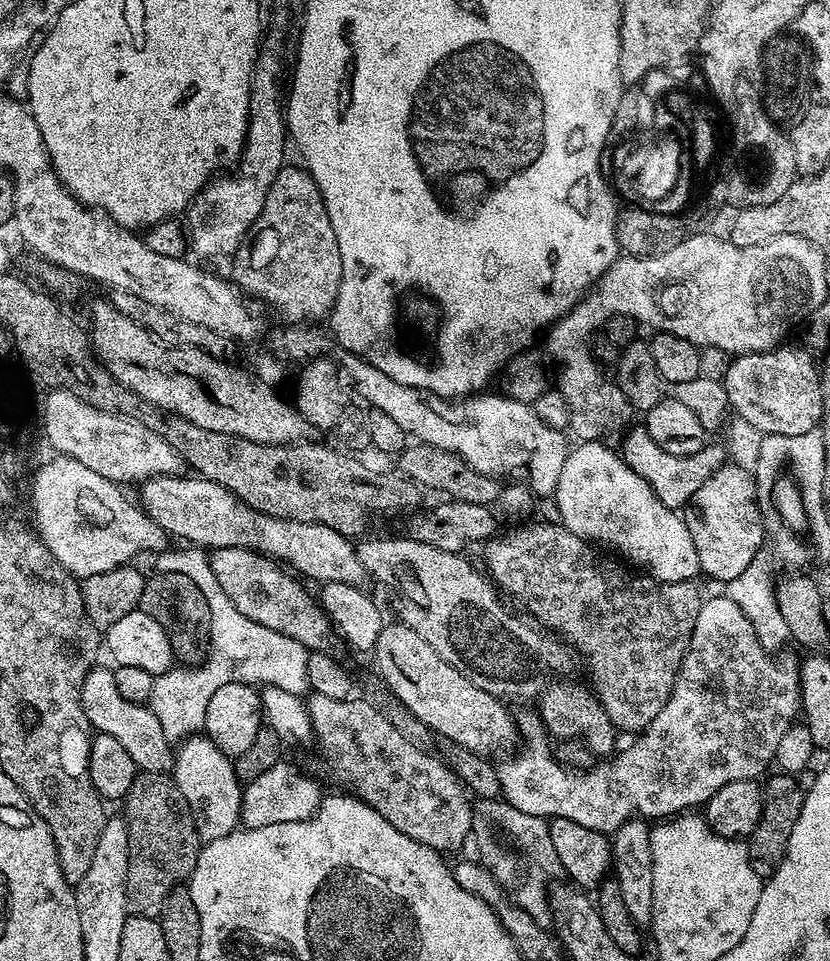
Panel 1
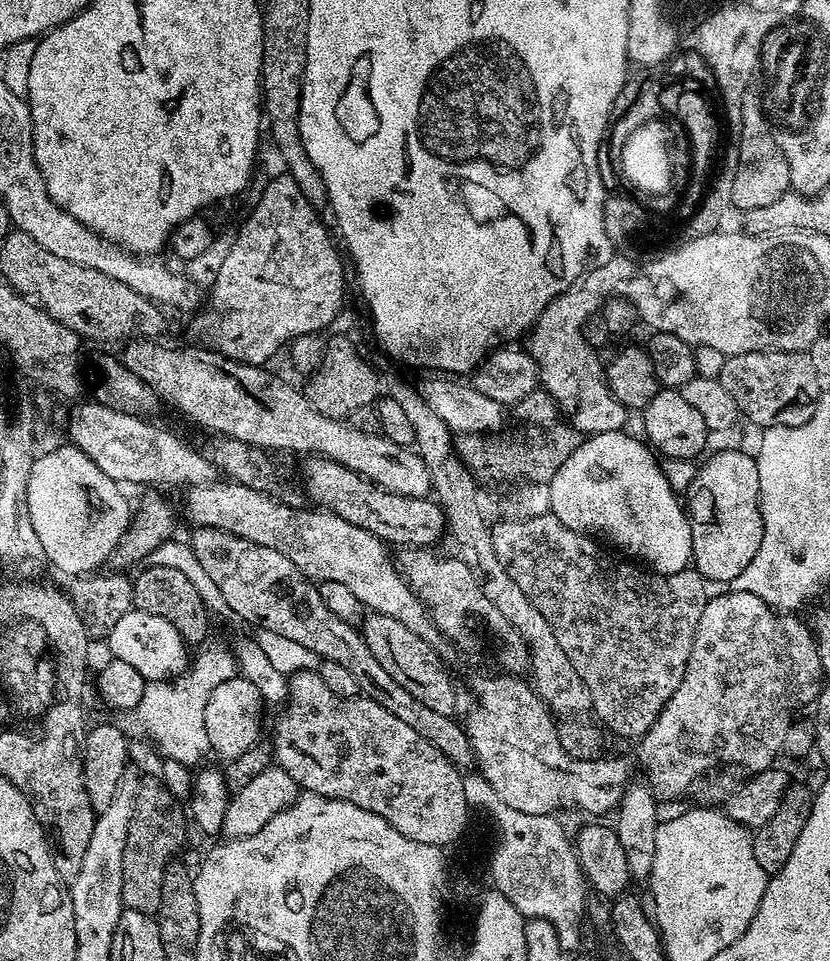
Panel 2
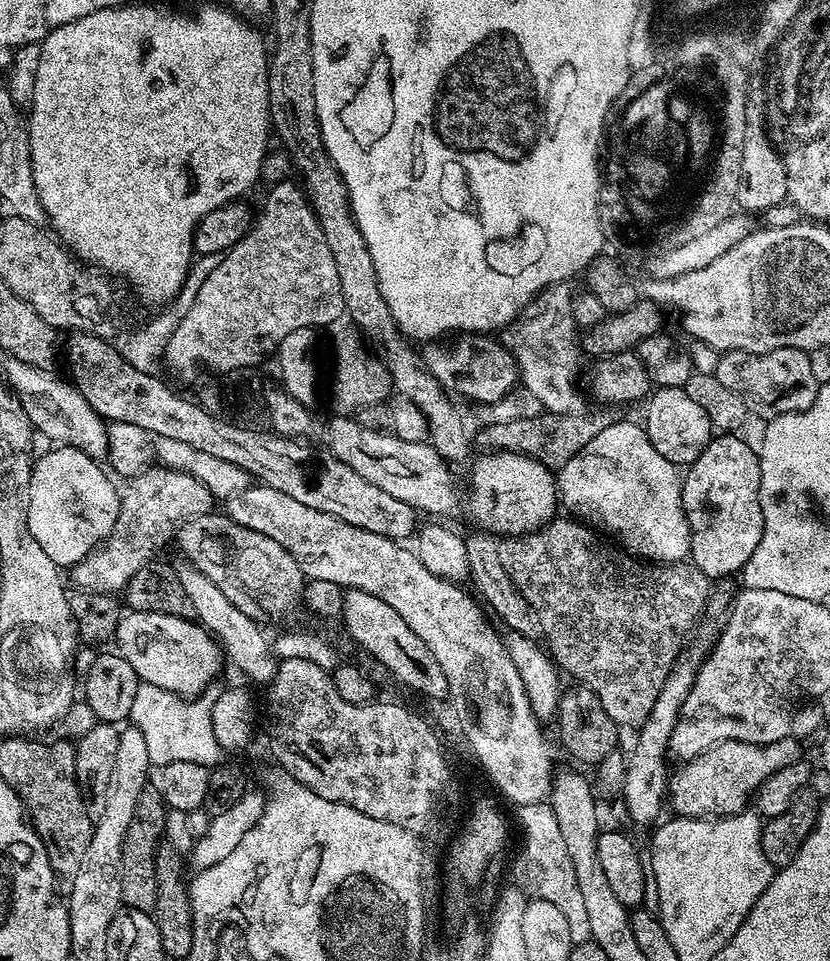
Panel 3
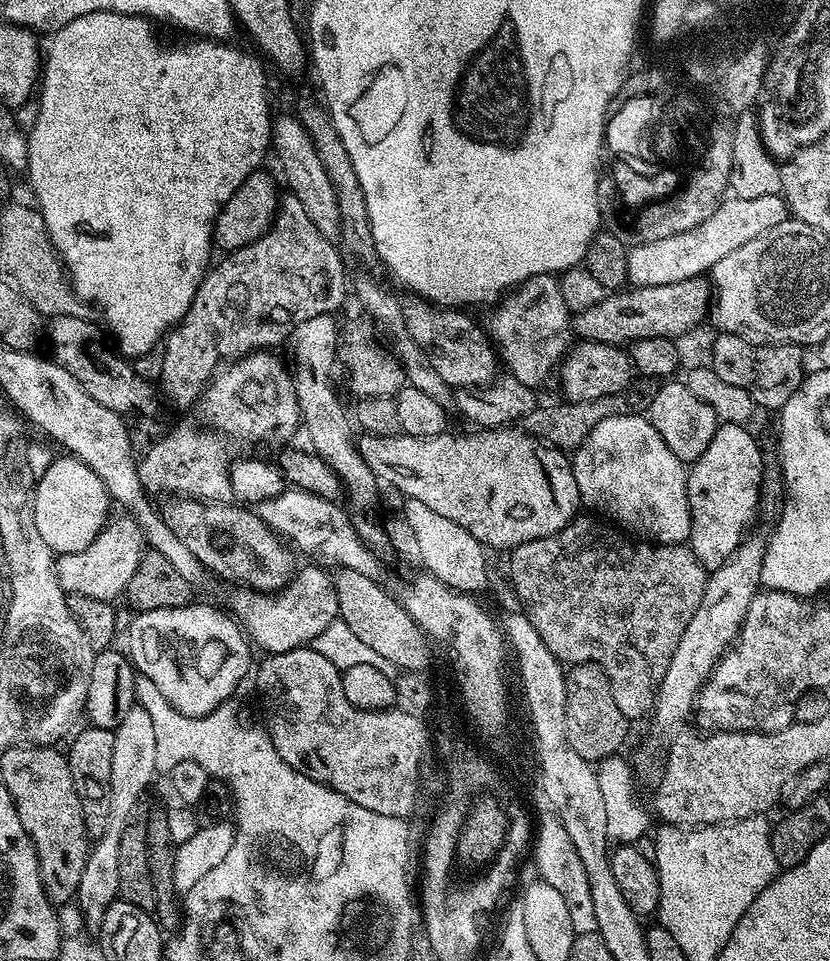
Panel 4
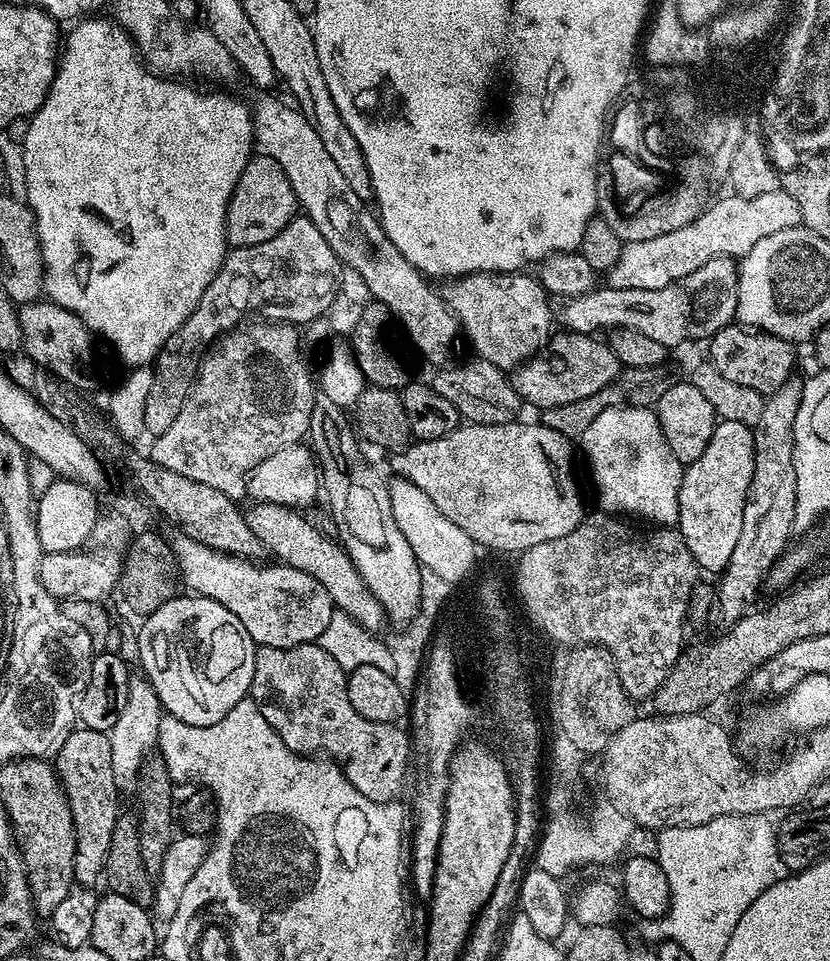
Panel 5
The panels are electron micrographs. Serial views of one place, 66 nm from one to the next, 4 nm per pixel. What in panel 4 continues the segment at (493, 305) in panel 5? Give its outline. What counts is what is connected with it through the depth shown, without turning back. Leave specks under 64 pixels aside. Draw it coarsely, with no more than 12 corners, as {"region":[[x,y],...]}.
{"region":[[555,275],[491,309],[498,360],[526,386],[553,379],[574,340]]}

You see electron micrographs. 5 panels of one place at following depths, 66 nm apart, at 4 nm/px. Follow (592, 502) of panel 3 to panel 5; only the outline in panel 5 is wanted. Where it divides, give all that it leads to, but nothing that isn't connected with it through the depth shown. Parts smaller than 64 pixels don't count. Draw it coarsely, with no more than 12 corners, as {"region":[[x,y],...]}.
{"region":[[652,408],[578,437],[605,513],[679,521],[684,468]]}

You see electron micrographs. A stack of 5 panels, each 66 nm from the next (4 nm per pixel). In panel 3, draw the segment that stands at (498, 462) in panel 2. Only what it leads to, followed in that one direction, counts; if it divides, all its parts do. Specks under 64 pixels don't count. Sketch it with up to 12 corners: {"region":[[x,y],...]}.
{"region":[[620,406],[578,414],[543,411],[489,423],[485,449],[530,456],[559,470],[606,426]]}

